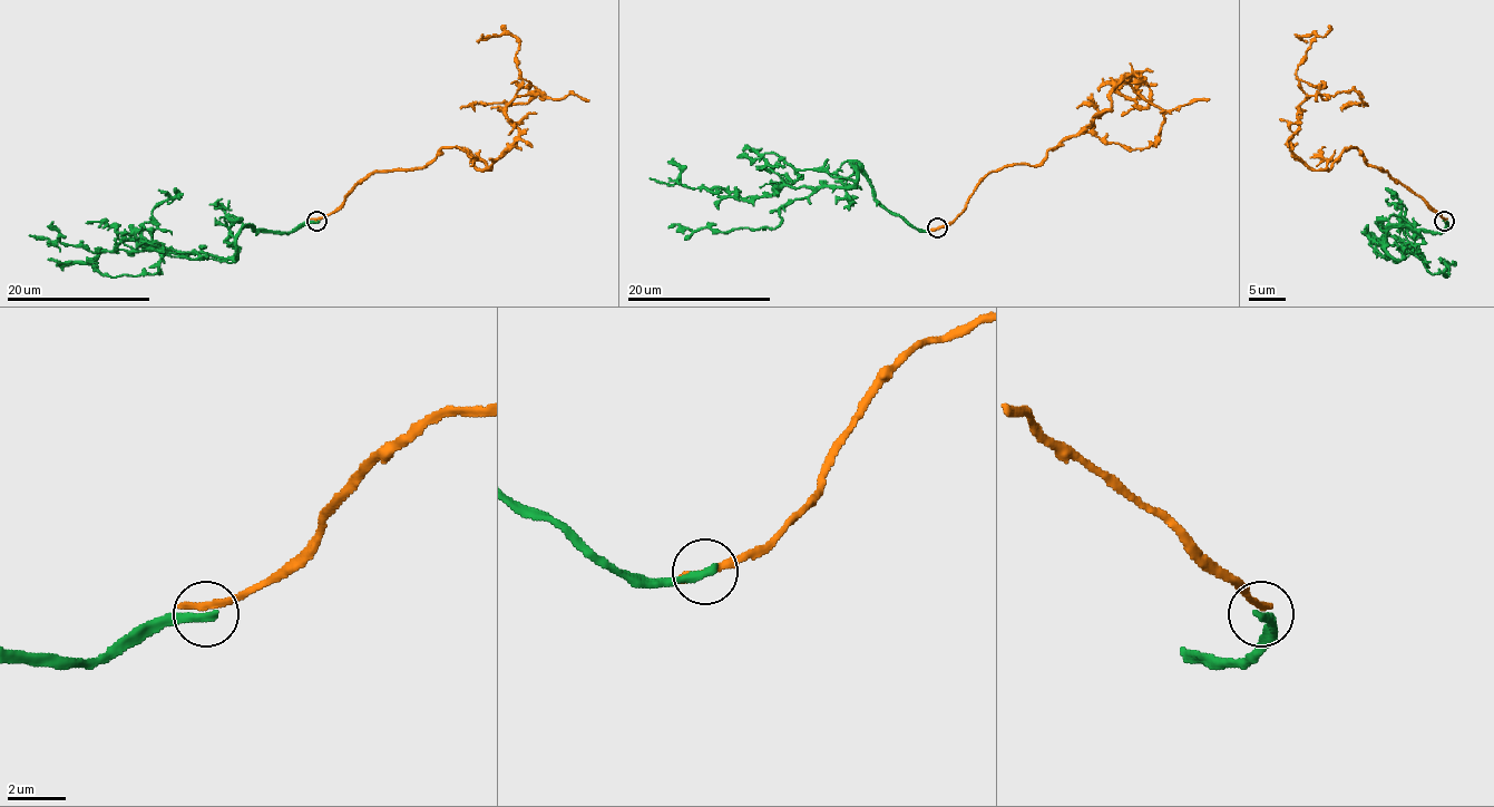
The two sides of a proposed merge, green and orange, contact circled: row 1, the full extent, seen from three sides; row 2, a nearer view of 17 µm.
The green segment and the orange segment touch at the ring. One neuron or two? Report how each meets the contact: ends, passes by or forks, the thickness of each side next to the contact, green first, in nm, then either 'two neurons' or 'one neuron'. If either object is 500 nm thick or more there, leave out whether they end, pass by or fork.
green ends there; orange ends there; 320 nm thick on the green side, 320 nm on the other; two neurons

